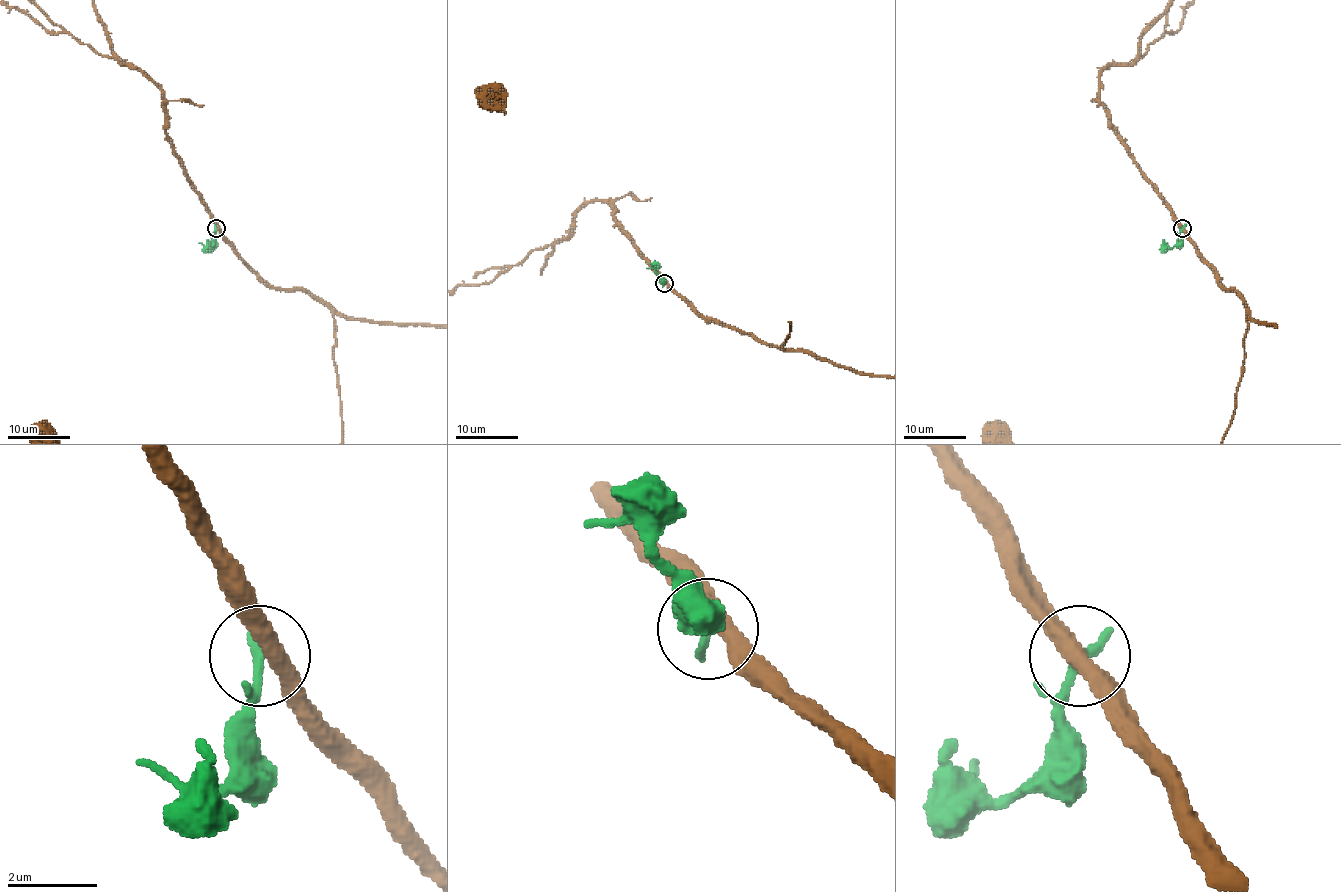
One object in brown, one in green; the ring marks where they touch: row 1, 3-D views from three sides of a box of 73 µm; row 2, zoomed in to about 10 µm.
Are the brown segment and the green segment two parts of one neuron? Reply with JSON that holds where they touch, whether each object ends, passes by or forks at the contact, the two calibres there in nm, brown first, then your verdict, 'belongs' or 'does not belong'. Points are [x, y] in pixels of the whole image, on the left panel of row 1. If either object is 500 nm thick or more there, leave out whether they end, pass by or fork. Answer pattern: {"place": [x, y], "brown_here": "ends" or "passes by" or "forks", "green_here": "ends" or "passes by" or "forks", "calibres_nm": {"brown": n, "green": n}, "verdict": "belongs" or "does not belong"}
{"place": [216, 228], "brown_here": "passes by", "green_here": "passes by", "calibres_nm": {"brown": 400, "green": 170}, "verdict": "does not belong"}

